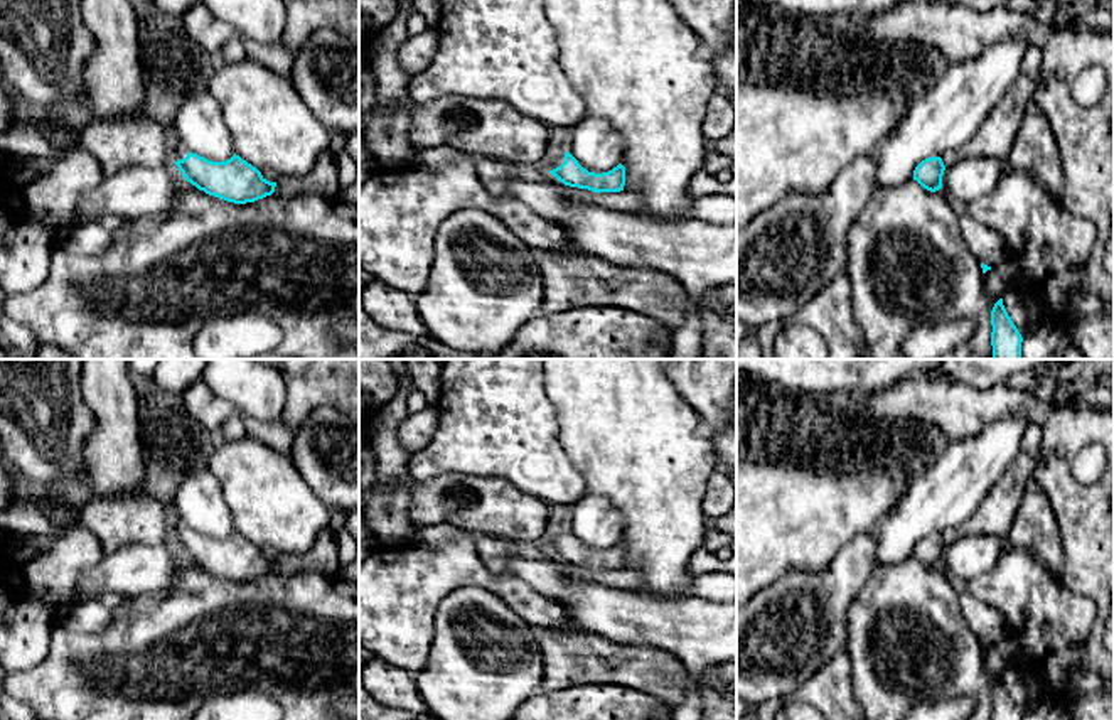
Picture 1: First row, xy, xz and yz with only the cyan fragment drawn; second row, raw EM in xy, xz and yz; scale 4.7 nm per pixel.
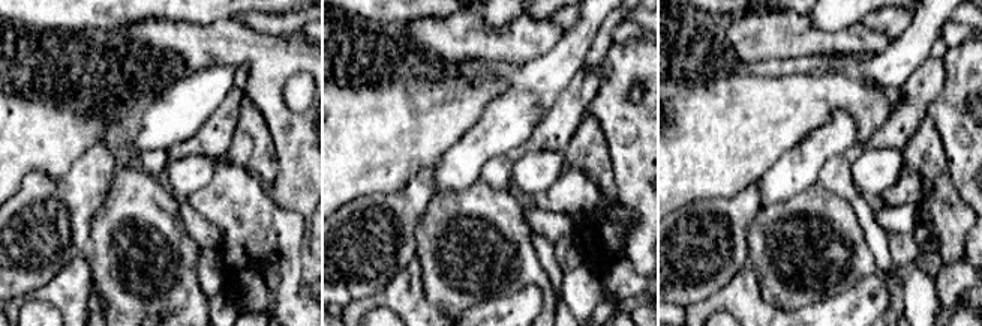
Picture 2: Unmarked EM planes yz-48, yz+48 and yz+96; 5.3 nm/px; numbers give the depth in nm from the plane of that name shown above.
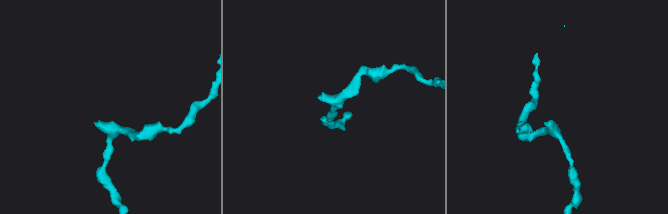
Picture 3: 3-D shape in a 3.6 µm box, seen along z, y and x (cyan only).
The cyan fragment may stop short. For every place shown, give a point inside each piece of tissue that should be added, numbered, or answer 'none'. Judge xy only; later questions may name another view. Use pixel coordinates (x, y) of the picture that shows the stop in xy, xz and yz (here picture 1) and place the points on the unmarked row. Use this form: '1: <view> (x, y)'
1: xy (181, 530)

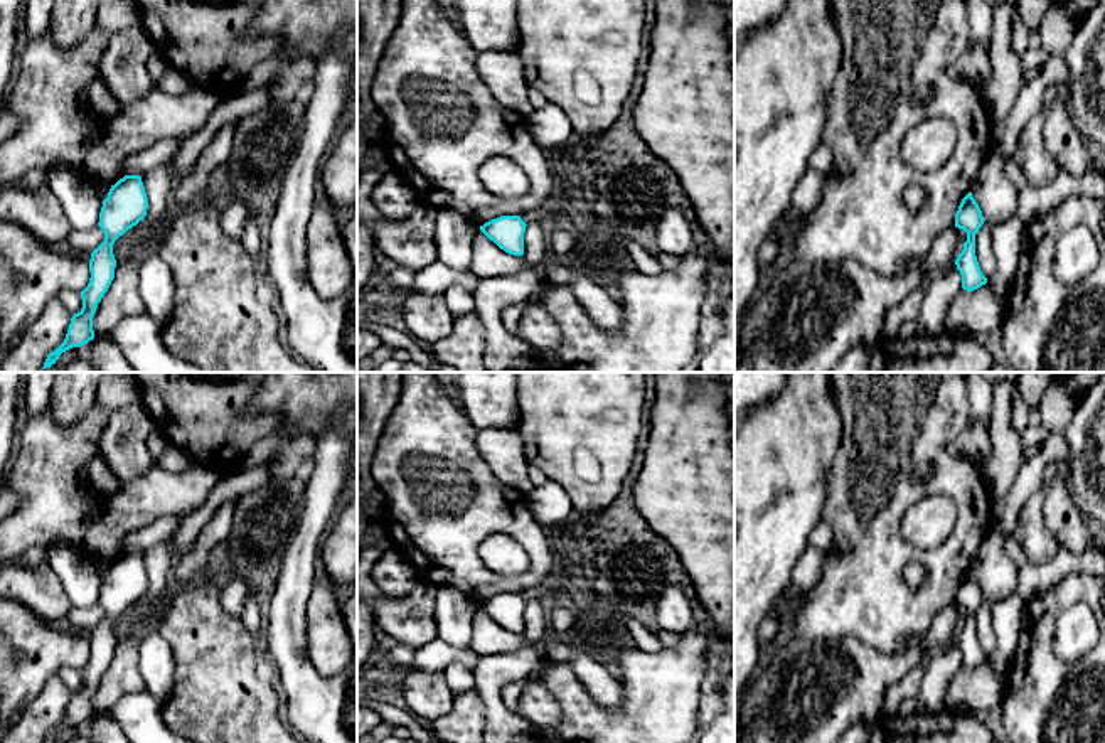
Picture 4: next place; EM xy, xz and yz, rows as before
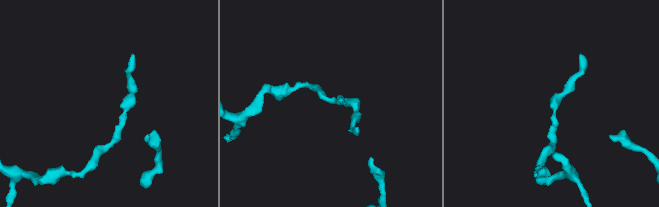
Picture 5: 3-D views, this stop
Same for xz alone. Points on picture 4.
none

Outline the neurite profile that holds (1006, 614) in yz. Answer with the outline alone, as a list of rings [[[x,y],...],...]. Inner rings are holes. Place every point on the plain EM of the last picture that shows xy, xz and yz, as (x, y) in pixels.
[[[1016,591],[1002,600],[989,600],[992,628],[996,632],[996,650],[990,655],[990,664],[999,677],[1002,692],[1007,689],[1009,671],[1019,645],[1022,630],[1024,600]]]

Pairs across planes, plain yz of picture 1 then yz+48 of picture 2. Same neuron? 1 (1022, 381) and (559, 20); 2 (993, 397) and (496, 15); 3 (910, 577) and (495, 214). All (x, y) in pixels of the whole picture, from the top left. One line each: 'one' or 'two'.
1: one
2: two
3: one

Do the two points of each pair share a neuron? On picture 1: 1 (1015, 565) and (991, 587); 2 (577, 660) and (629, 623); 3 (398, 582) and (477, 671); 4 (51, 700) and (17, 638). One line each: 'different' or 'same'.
1: same
2: different
3: different
4: different

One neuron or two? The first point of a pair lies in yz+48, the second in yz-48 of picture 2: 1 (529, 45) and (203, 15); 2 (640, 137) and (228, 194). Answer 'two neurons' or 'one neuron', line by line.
1: two neurons
2: two neurons

